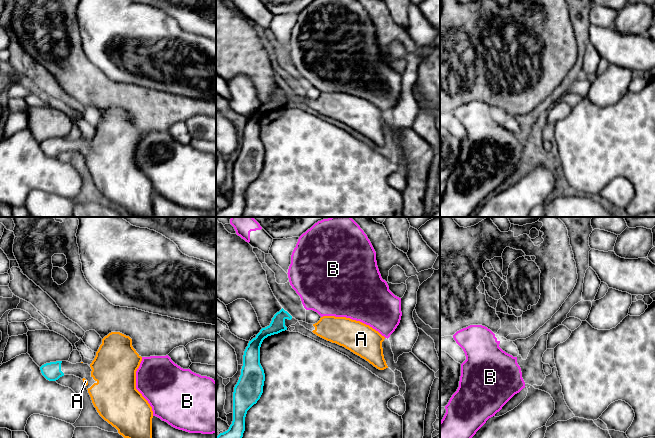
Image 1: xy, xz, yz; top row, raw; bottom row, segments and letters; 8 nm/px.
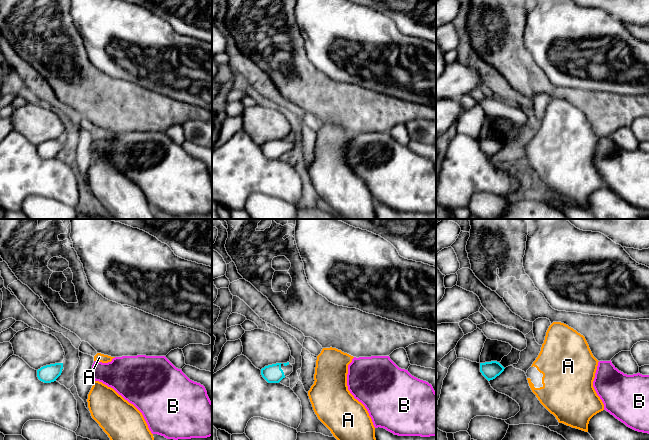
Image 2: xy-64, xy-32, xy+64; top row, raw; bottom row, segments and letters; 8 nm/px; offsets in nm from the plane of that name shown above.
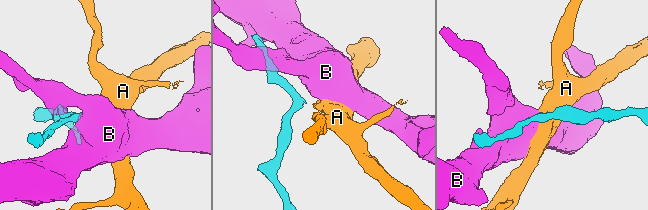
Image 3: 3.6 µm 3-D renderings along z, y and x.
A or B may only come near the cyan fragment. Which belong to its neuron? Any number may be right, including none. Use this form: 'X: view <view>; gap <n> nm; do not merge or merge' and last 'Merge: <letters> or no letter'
A: view xy; gap 160 nm; merge
B: view xz; gap 130 nm; do not merge
Merge: A

